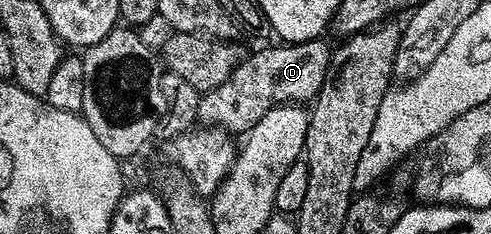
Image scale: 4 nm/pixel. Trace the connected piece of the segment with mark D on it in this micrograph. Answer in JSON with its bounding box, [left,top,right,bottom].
[198,38,331,133]

